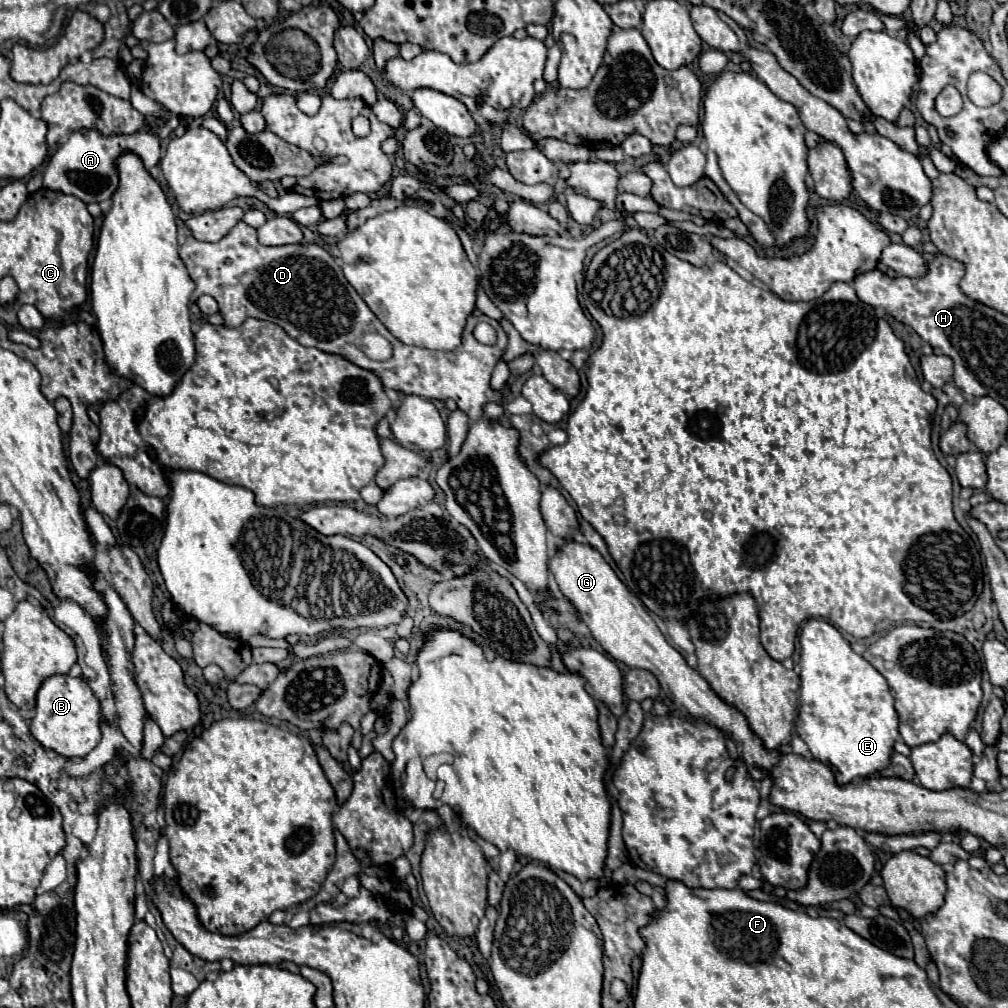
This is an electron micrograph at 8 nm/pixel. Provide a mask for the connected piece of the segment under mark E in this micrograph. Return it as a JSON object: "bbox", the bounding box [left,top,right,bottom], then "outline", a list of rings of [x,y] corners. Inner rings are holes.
{"bbox":[795,619,899,785],"outline":[[[809,619],[801,629],[801,659],[799,659],[799,707],[795,729],[797,735],[805,741],[811,755],[835,771],[839,785],[851,783],[855,777],[869,777],[877,771],[883,771],[889,765],[893,743],[899,737],[897,725],[899,717],[893,707],[895,699],[883,675],[871,667],[861,655],[857,655],[841,633],[823,619]]]}

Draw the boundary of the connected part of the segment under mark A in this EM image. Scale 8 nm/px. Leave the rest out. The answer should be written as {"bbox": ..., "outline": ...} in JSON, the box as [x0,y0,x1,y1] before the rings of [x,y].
{"bbox":[43,129,161,203],"outline":[[[85,129],[85,135],[75,131],[49,159],[47,169],[43,173],[43,187],[69,193],[69,195],[73,193],[83,203],[109,201],[119,187],[119,175],[117,175],[115,161],[117,161],[117,155],[123,155],[125,151],[133,151],[135,155],[141,155],[145,169],[151,169],[161,159],[161,139],[151,135],[149,131],[143,131],[143,133],[137,131],[127,137],[125,135],[101,135],[97,129]]]}

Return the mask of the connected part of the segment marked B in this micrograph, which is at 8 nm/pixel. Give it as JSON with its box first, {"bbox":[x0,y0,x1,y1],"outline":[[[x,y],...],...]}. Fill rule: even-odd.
{"bbox":[31,675,101,757],"outline":[[[51,675],[37,693],[35,717],[31,719],[31,735],[45,747],[63,757],[85,757],[101,741],[101,705],[83,677]]]}

